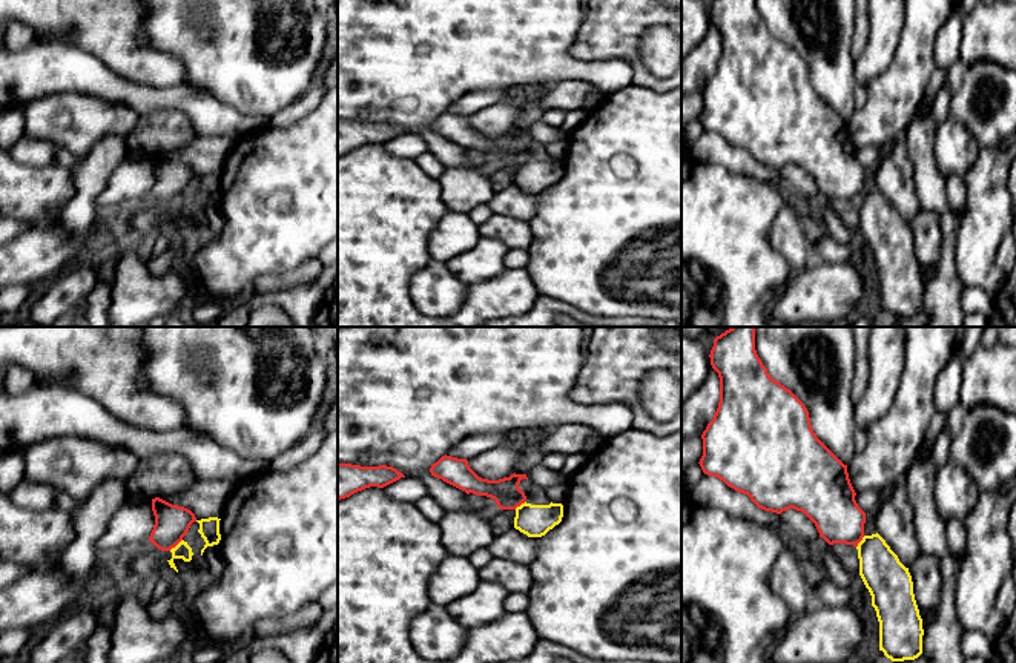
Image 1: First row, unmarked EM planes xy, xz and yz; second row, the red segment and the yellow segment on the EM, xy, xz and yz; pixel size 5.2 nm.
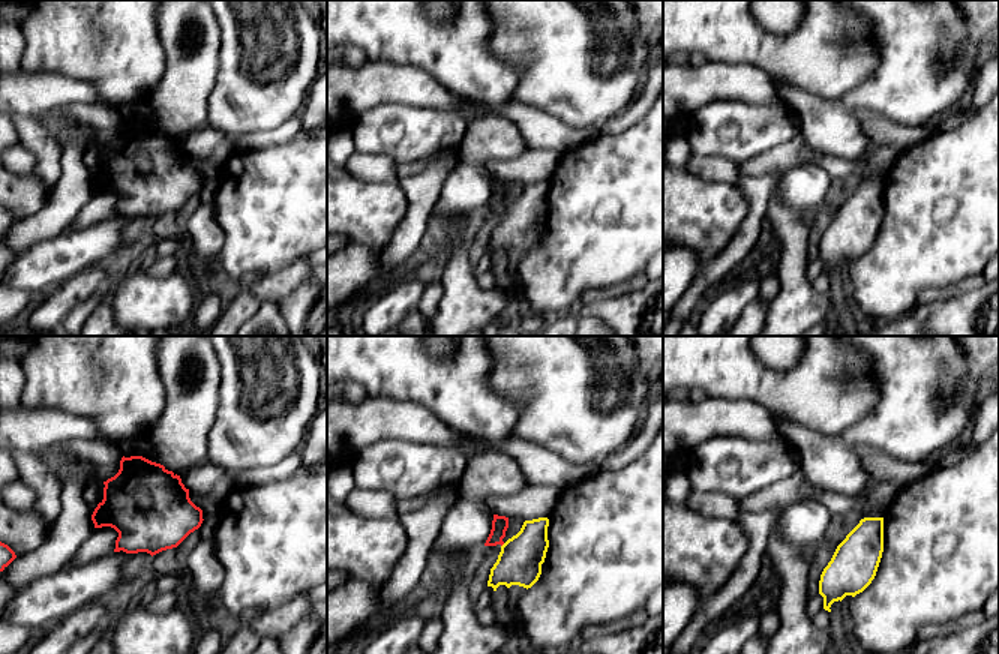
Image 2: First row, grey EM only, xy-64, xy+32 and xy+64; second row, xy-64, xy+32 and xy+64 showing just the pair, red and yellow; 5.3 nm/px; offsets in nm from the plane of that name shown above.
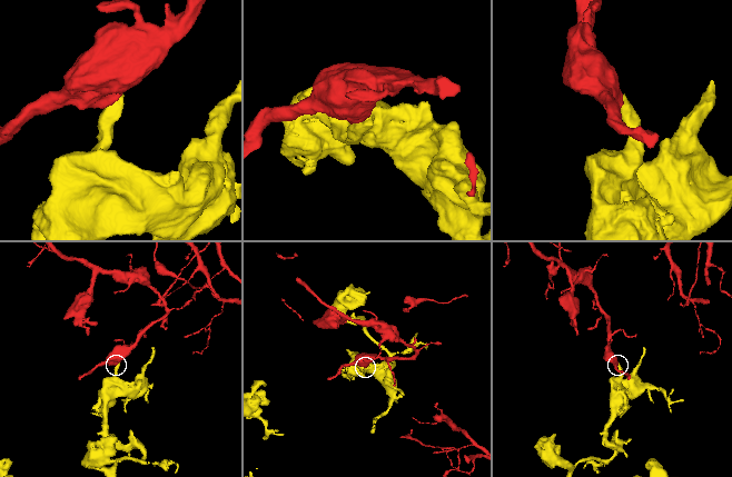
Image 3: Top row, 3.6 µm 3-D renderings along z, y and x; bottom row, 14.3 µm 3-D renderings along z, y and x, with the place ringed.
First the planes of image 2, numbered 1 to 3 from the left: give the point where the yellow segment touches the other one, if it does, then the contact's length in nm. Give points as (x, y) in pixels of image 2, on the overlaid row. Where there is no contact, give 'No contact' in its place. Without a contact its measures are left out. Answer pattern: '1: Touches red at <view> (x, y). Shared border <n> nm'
1: No contact
2: No contact
3: No contact

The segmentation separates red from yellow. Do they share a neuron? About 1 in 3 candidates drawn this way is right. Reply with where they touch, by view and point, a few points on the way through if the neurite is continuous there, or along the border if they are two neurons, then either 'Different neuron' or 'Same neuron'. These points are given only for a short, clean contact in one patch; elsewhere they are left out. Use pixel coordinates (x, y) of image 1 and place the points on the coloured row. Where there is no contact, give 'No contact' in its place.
Touches red at xy (175, 545). Boundary: xy (181, 539), (169, 550). Different neuron

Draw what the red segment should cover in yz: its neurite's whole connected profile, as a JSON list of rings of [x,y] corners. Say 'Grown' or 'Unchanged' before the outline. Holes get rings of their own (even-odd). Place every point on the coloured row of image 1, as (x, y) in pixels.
Unchanged. [[[731,327],[720,336],[714,339],[714,347],[711,350],[711,365],[718,373],[720,378],[720,402],[714,414],[714,419],[708,424],[706,430],[701,434],[703,439],[703,456],[700,459],[700,467],[704,474],[715,476],[723,480],[727,487],[734,488],[738,493],[747,494],[750,500],[764,511],[772,511],[781,514],[786,510],[797,510],[804,513],[816,526],[820,537],[823,537],[829,545],[846,543],[858,546],[864,537],[864,523],[866,513],[858,506],[855,500],[855,490],[850,483],[847,465],[844,465],[813,433],[810,425],[809,411],[804,404],[784,385],[772,379],[767,373],[767,368],[763,365],[761,359],[755,350],[755,327]]]

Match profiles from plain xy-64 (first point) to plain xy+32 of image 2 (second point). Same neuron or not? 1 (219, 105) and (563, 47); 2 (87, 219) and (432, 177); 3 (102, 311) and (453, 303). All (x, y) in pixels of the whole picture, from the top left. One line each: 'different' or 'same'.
1: same
2: different
3: different

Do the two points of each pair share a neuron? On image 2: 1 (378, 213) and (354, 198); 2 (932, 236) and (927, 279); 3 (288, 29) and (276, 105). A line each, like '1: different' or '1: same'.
1: same
2: same
3: same

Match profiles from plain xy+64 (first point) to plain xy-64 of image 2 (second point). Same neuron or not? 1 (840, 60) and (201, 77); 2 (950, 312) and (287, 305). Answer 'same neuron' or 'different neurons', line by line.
1: different neurons
2: same neuron

